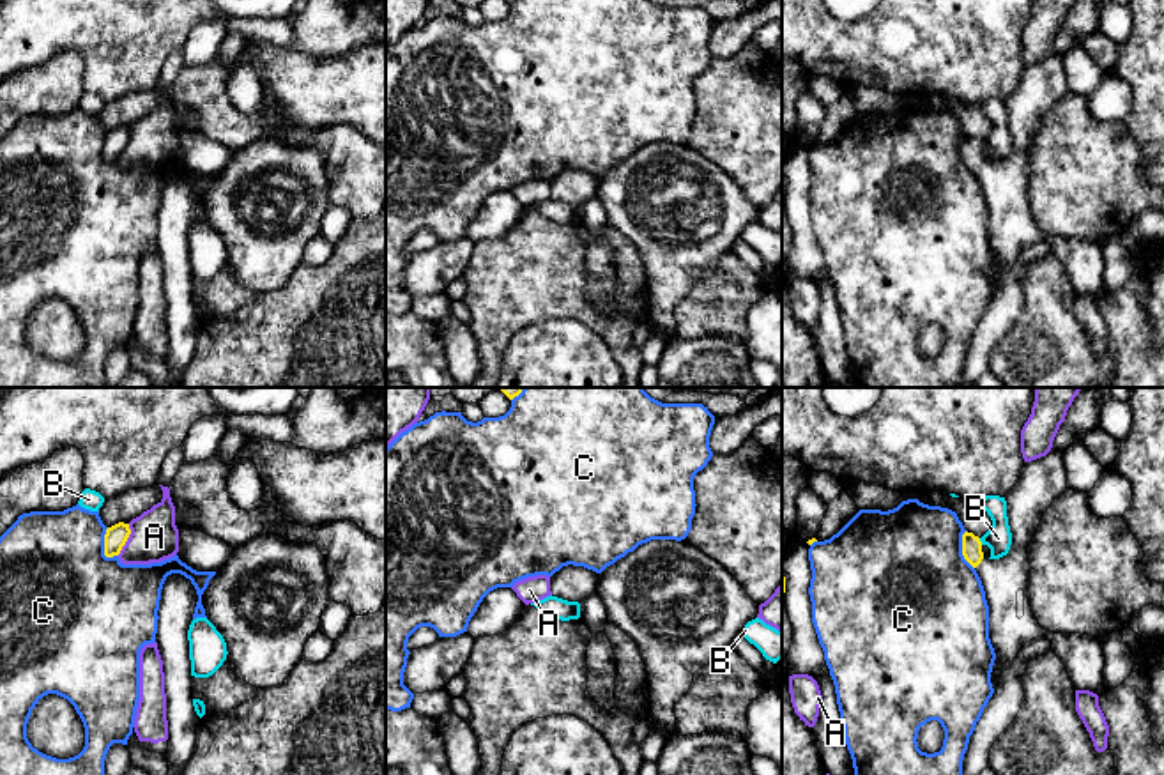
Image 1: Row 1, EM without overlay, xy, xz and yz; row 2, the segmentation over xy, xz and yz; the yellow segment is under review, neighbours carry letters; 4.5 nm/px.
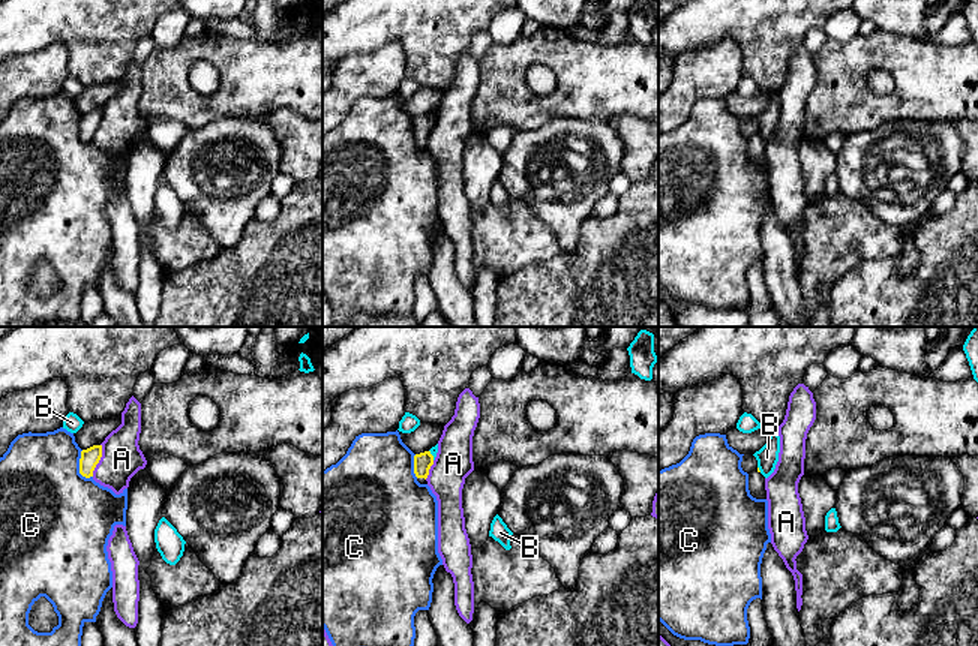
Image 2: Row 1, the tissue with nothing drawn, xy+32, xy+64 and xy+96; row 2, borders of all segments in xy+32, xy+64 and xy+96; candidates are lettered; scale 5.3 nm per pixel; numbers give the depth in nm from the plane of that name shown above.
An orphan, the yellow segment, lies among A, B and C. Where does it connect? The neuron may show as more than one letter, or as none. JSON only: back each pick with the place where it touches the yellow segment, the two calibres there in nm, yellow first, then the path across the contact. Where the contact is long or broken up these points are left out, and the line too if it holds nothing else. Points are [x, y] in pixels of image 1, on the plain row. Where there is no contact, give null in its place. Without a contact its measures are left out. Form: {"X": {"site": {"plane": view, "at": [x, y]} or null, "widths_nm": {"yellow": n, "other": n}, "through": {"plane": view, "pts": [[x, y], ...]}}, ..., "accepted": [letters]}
{"accepted": []}

